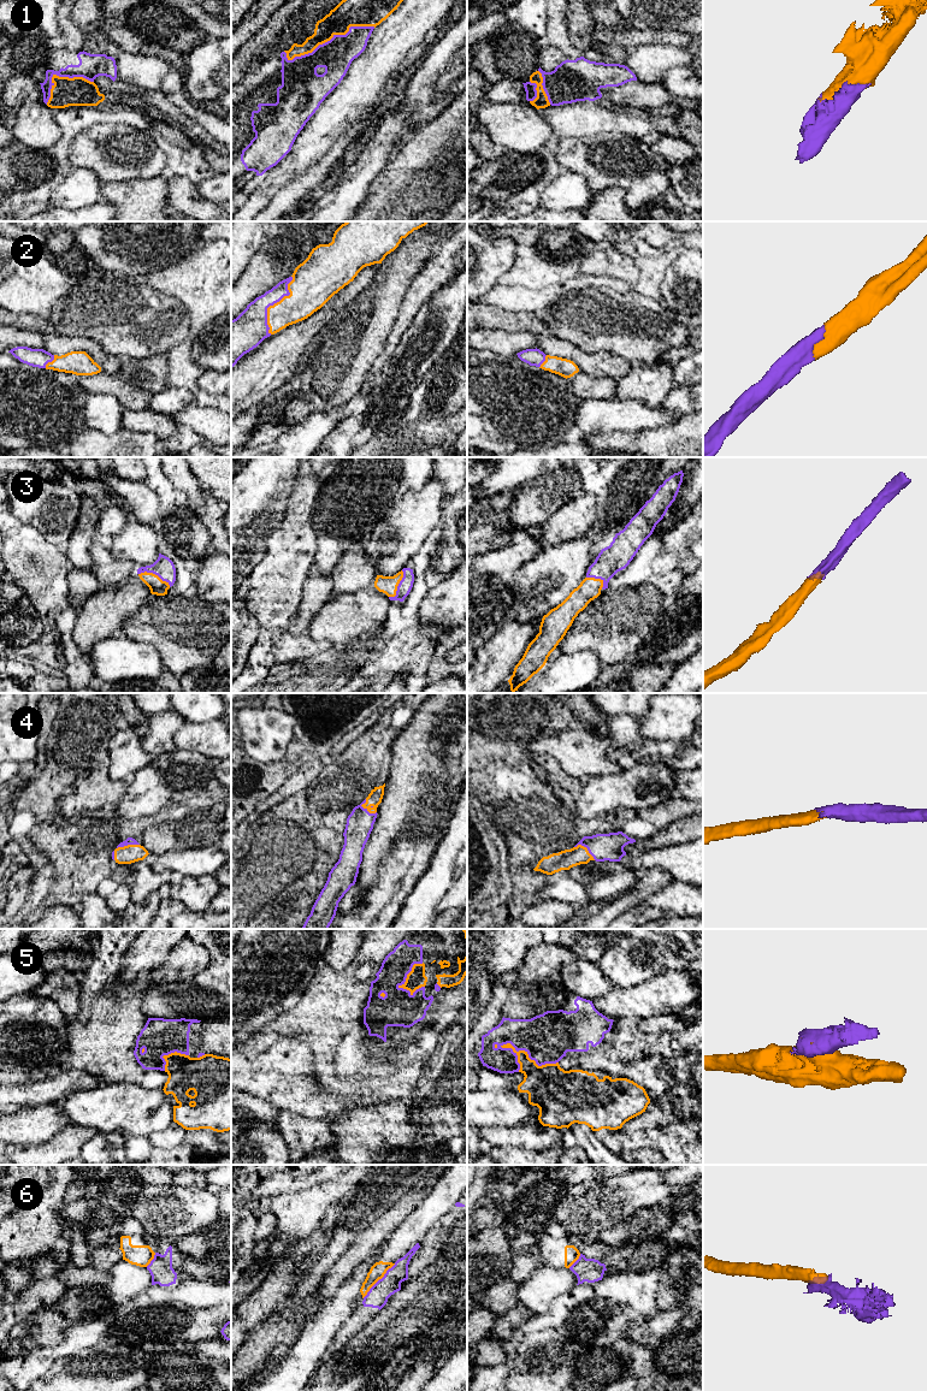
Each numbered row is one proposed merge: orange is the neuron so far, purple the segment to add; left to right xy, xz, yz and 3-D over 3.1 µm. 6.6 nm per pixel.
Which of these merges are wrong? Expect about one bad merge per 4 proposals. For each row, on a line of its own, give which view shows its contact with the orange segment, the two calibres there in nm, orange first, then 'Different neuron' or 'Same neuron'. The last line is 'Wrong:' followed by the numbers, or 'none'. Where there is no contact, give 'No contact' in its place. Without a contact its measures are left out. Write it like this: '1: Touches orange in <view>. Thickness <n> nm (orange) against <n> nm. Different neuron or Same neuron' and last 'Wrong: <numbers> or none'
1: Touches orange in xz. Thickness 180 nm (orange) against 220 nm. Same neuron
2: Touches orange in xz. Thickness 280 nm (orange) against 240 nm. Same neuron
3: Touches orange in xy. Thickness 110 nm (orange) against 140 nm. Same neuron
4: Touches orange in xz. Thickness 100 nm (orange) against 180 nm. Same neuron
5: Touches orange in yz. Thickness 300 nm (orange) against 320 nm. Different neuron
6: Touches orange in xz. Thickness 100 nm (orange) against 140 nm. Different neuron
Wrong: 5, 6

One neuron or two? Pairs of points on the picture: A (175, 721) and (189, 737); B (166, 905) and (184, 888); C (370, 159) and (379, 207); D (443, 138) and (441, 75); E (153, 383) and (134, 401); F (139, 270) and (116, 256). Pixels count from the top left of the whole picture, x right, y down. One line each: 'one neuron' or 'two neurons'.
A: two neurons
B: two neurons
C: two neurons
D: two neurons
E: two neurons
F: one neuron

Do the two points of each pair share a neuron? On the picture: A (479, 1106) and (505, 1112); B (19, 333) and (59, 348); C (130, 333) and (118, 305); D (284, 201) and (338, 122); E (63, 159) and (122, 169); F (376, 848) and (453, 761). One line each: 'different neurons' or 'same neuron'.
A: same neuron
B: different neurons
C: same neuron
D: different neurons
E: different neurons
F: different neurons

